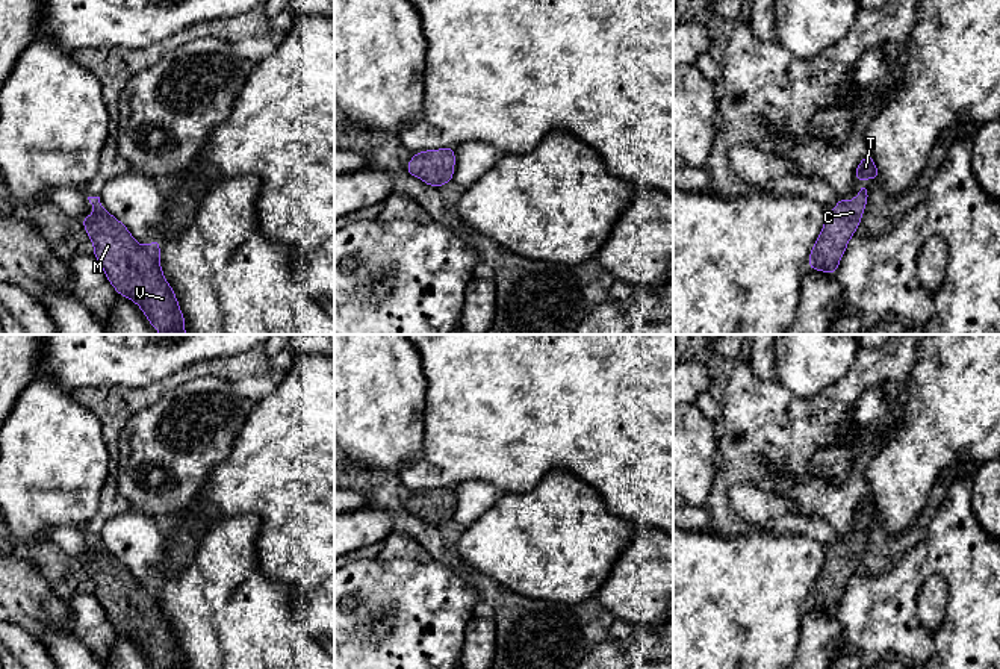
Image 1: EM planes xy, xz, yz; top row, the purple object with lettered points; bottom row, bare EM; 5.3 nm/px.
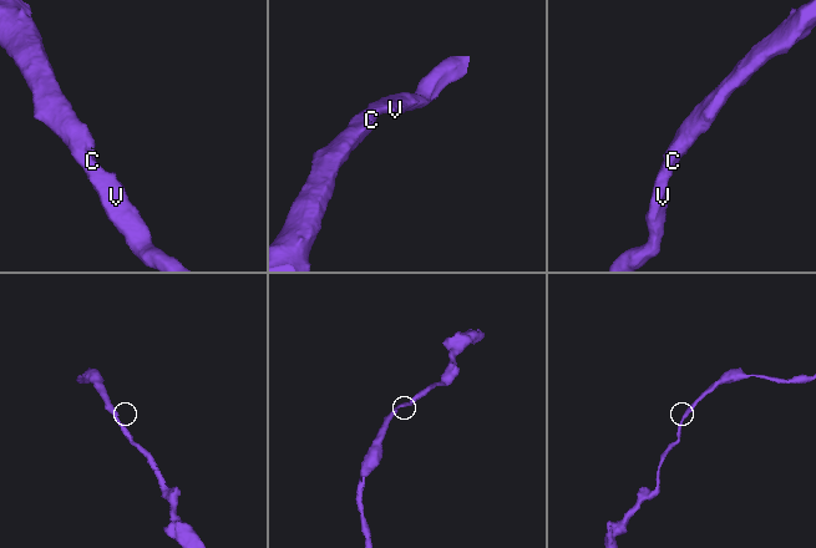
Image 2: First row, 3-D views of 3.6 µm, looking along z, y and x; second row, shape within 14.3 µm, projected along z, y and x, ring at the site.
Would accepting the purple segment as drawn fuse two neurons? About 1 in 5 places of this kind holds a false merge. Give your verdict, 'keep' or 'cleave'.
keep

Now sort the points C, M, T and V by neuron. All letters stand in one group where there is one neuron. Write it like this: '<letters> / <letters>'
C M T V

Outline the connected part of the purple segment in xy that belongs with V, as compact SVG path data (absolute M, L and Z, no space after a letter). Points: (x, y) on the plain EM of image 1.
M100 536L88 539L95 549L80 560L118 634L136 642L156 669L185 669L185 655L160 607L160 580L139 584L127 566L103 548Z

